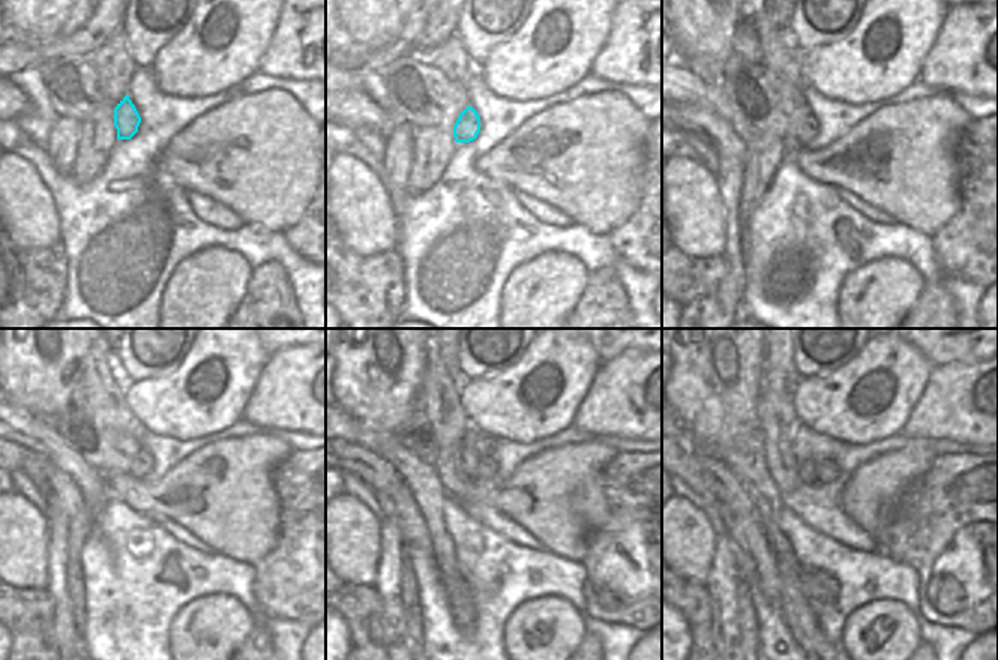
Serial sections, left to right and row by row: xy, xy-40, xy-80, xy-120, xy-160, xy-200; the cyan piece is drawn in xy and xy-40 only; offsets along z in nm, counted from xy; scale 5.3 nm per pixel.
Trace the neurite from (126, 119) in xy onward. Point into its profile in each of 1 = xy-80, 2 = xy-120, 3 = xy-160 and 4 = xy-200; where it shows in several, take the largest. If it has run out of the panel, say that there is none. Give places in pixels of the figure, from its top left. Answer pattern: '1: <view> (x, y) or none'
1: xy-80 (808, 128)
2: xy-120 (141, 464)
3: xy-160 (486, 467)
4: xy-200 (827, 471)

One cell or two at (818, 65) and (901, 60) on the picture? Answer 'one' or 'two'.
one

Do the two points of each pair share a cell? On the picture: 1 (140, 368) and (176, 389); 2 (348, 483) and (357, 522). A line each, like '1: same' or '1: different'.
1: different
2: different

